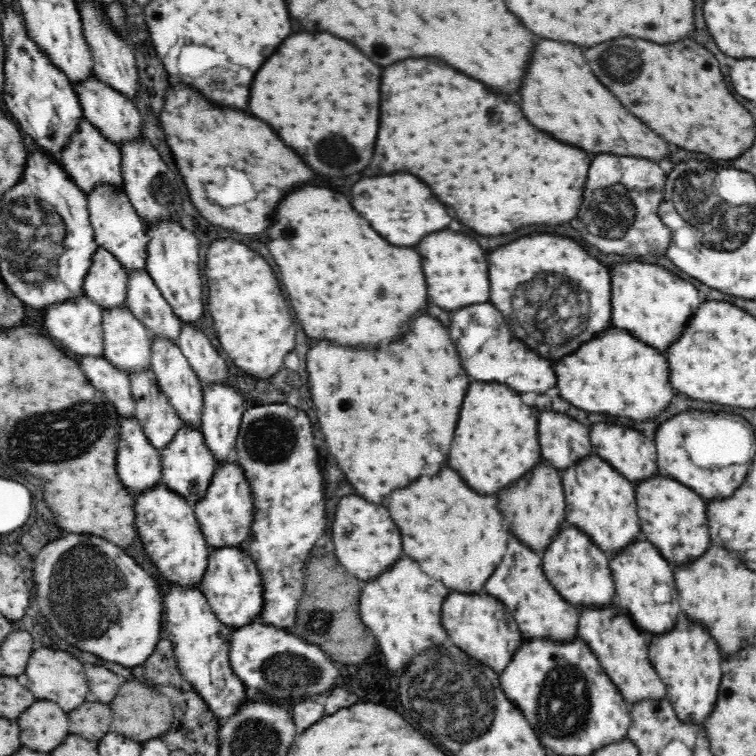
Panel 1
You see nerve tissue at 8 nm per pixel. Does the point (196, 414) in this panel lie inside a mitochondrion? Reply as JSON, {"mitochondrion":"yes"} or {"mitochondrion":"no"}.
{"mitochondrion":"no"}

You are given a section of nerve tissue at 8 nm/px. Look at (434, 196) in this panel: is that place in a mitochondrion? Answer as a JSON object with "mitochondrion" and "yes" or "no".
{"mitochondrion":"no"}

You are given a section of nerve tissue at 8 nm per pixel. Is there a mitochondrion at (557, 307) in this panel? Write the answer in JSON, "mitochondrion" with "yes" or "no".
{"mitochondrion":"yes"}

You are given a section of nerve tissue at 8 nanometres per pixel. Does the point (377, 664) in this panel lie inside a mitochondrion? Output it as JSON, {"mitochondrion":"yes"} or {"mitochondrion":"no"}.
{"mitochondrion":"no"}

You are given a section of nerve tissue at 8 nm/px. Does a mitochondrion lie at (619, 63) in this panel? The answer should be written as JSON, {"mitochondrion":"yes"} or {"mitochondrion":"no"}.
{"mitochondrion":"yes"}

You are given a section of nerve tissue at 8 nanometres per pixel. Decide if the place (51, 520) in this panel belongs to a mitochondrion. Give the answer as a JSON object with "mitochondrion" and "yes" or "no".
{"mitochondrion":"no"}

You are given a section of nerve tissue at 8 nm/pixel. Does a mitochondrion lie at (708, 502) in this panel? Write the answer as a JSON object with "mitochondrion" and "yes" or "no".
{"mitochondrion":"no"}

